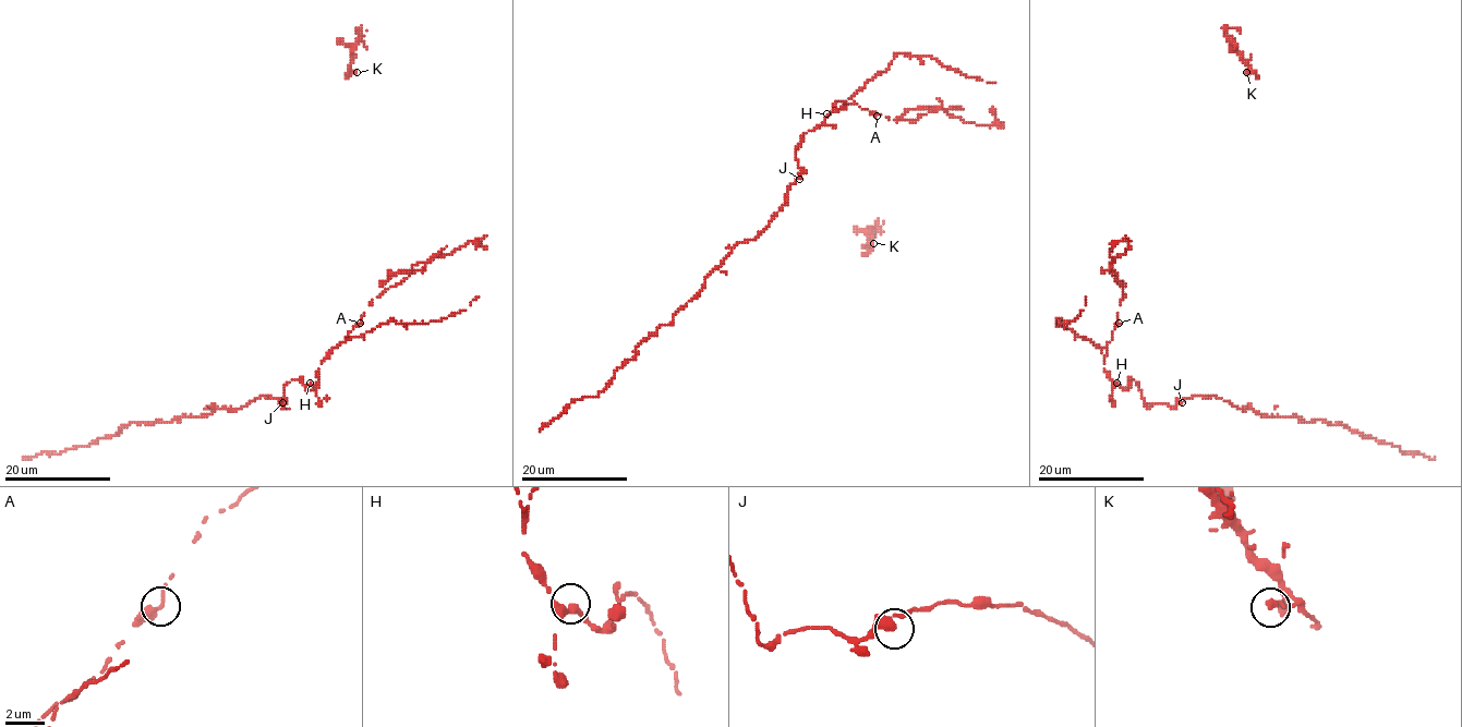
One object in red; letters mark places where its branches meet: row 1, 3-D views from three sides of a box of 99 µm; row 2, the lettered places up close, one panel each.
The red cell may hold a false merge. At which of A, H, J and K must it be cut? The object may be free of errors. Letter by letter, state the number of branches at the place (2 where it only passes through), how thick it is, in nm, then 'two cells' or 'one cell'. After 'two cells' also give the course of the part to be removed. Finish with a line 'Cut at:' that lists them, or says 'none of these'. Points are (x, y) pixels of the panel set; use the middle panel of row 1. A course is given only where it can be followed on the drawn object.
A: 2 | 320 nm | two cells | (878, 114), (916, 120), (932, 107), (968, 123), (987, 125), (998, 122), (992, 106)
H: 2 | 280 nm | one cell
J: 2 | 320 nm | one cell
K: 1 | 320 nm | one cell
Cut at: A

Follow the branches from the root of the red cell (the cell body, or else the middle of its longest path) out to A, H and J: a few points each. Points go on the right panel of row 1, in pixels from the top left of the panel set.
A: (1103, 364), (1106, 344), (1118, 323)
H: (1103, 364), (1106, 375), (1116, 383)
J: (1103, 364), (1114, 384), (1125, 389), (1132, 380), (1135, 382), (1146, 407), (1157, 402), (1182, 402)

